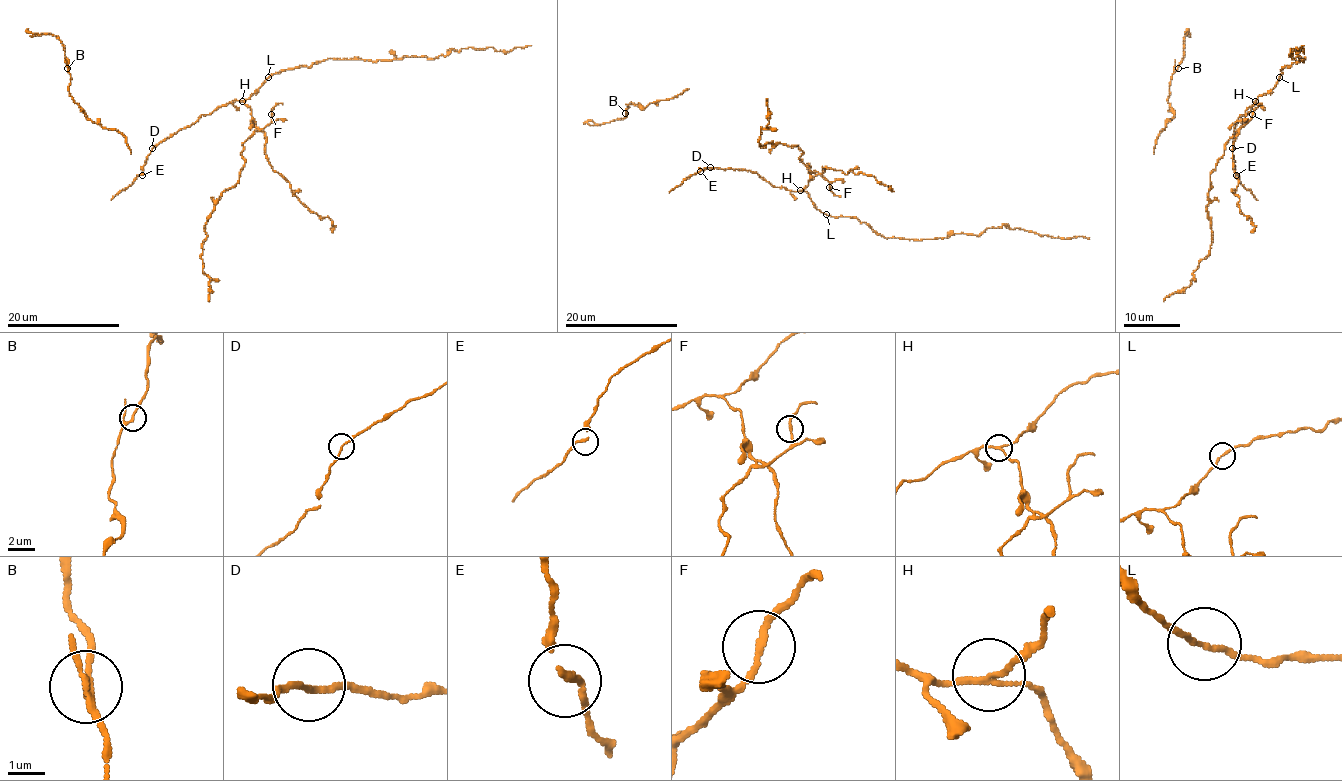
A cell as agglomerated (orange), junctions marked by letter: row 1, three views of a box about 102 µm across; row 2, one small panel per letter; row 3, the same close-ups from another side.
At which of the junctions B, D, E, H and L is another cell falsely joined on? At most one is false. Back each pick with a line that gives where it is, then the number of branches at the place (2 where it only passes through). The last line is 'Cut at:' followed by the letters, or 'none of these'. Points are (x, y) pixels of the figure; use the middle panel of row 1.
H: place (800, 190); branches 3
Cut at: H

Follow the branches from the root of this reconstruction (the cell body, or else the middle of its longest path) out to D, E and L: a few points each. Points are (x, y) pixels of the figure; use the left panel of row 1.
D: (232, 100), (218, 106), (209, 114), (202, 114), (152, 148)
E: (232, 100), (160, 141), (147, 156), (142, 175)
L: (232, 100), (246, 100), (268, 78)

